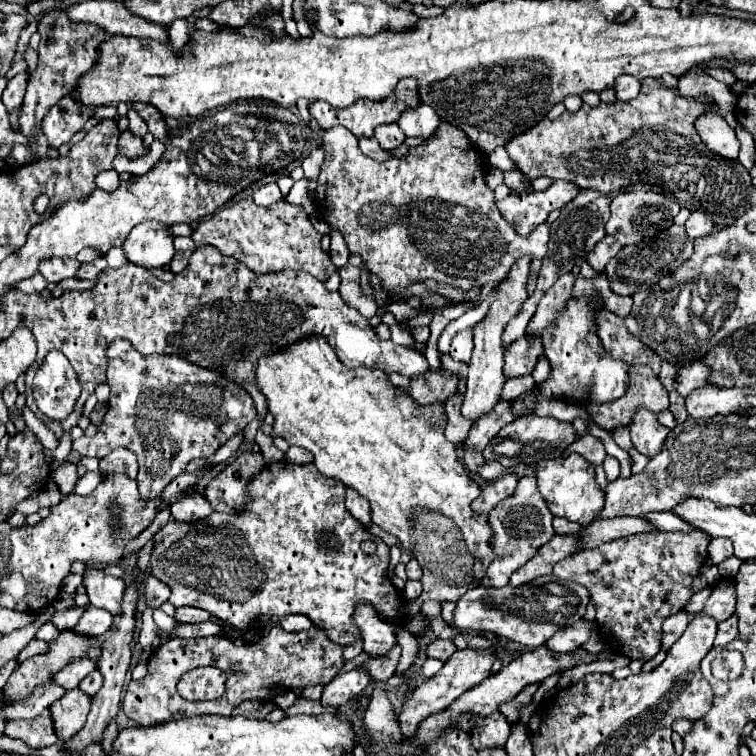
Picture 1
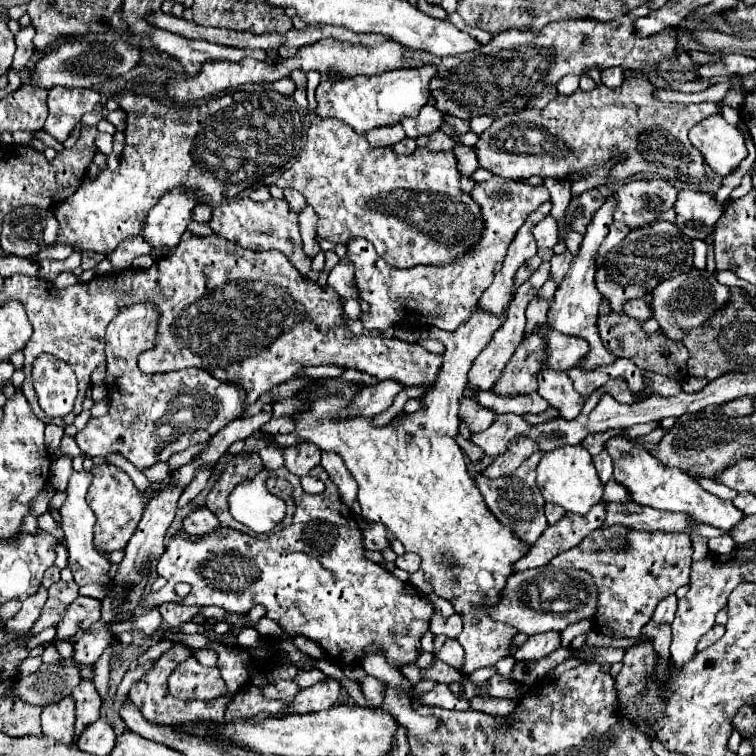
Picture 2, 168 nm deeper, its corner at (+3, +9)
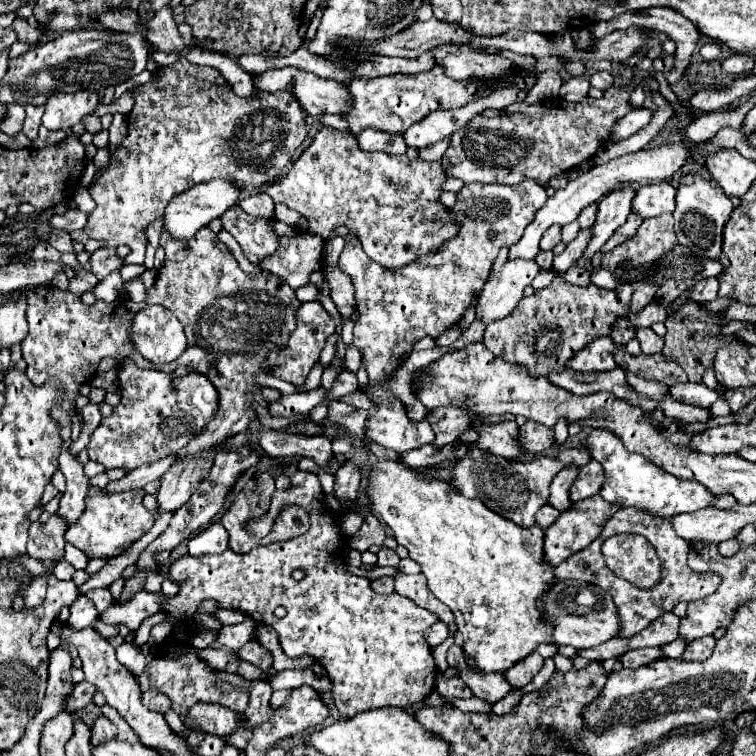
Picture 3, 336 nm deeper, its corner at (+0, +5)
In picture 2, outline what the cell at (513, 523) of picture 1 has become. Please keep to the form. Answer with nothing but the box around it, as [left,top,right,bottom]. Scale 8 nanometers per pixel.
[475,452,549,546]

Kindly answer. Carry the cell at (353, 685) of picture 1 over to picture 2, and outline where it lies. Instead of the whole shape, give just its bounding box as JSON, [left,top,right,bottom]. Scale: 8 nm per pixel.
[289,678,341,714]

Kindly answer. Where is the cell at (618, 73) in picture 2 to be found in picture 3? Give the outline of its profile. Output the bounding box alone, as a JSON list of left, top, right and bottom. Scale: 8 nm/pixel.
[590,72,612,90]

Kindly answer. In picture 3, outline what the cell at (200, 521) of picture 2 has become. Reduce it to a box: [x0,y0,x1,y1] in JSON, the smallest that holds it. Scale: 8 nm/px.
[188,524,228,556]

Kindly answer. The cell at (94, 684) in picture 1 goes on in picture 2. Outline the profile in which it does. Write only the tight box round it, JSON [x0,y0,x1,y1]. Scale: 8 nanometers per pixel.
[73,678,101,740]

